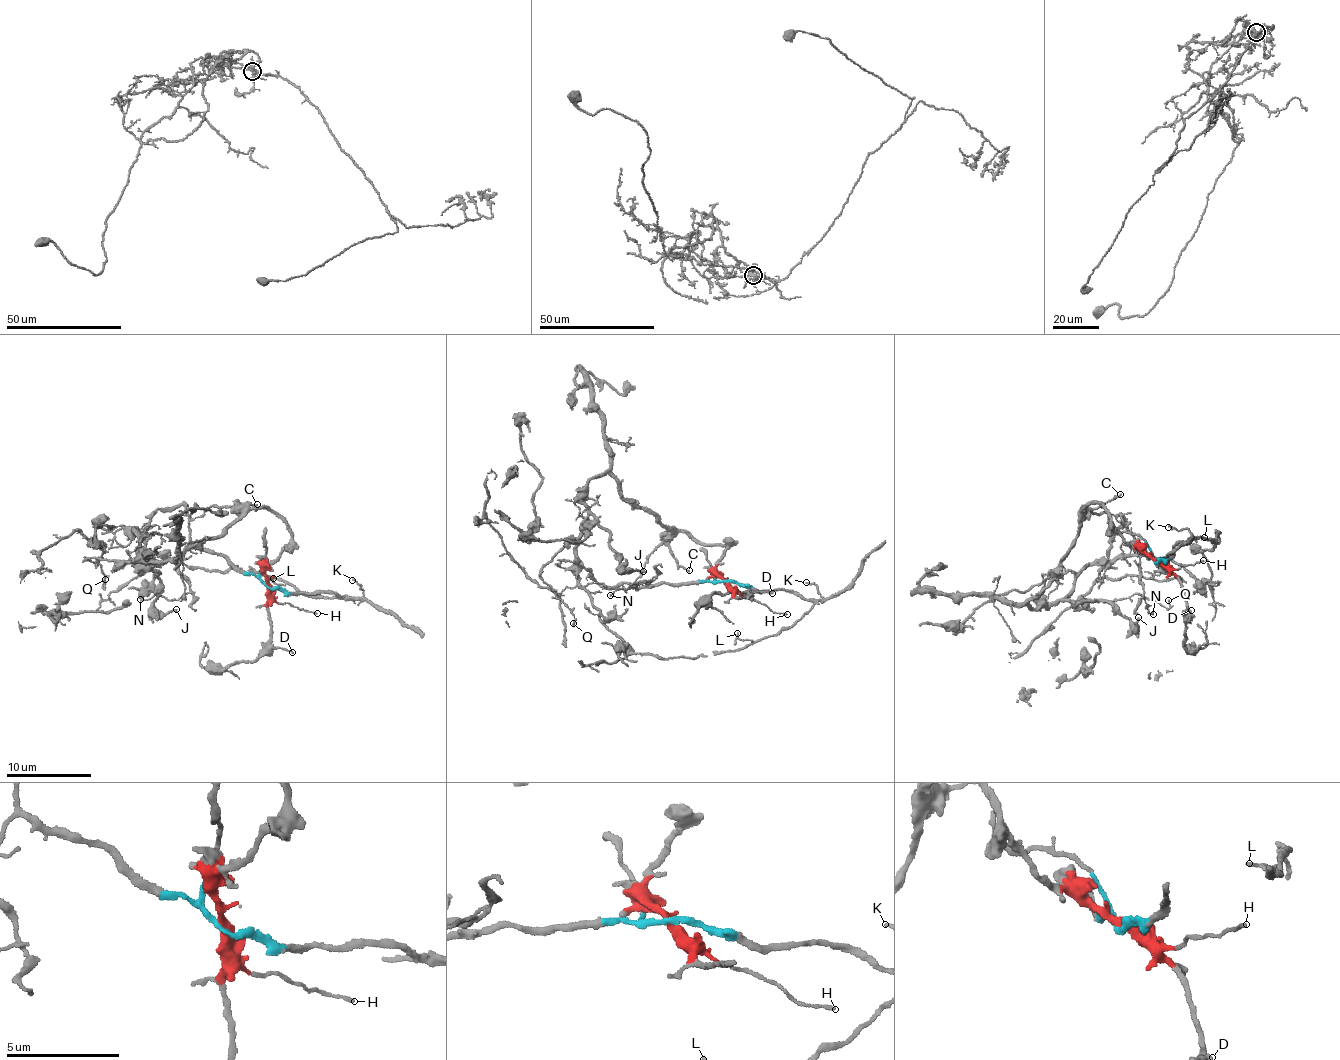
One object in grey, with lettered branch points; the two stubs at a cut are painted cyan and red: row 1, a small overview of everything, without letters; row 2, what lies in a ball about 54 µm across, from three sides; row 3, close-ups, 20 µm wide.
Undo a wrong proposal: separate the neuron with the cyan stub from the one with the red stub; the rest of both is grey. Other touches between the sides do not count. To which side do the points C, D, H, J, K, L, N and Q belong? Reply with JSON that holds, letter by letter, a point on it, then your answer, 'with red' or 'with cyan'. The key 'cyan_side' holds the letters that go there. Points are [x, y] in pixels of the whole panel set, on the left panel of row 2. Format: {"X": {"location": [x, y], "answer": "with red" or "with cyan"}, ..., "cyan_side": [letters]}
{"C": {"location": [257, 504], "answer": "with red"}, "D": {"location": [292, 652], "answer": "with red"}, "H": {"location": [317, 613], "answer": "with red"}, "J": {"location": [176, 609], "answer": "with red"}, "K": {"location": [352, 580], "answer": "with cyan"}, "L": {"location": [273, 578], "answer": "with cyan"}, "N": {"location": [140, 599], "answer": "with cyan"}, "Q": {"location": [105, 579], "answer": "with red"}, "cyan_side": ["K", "L", "N"]}

